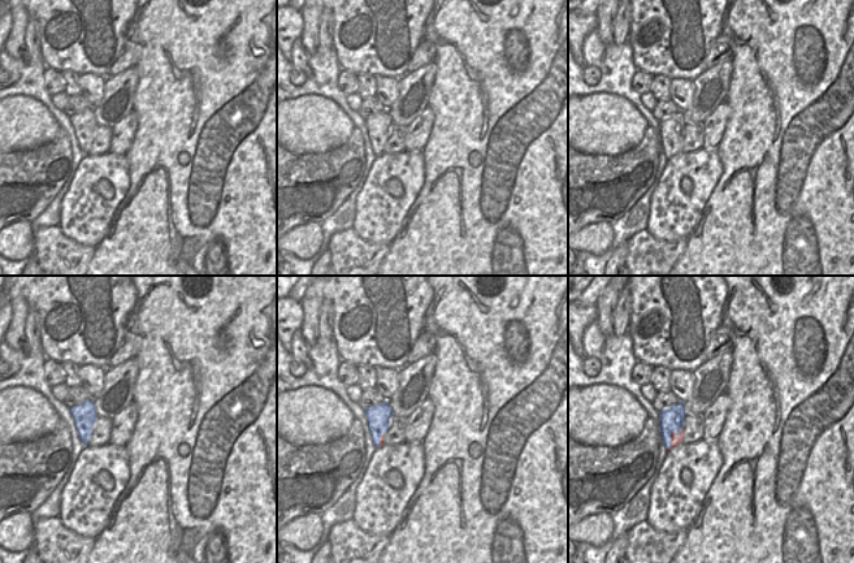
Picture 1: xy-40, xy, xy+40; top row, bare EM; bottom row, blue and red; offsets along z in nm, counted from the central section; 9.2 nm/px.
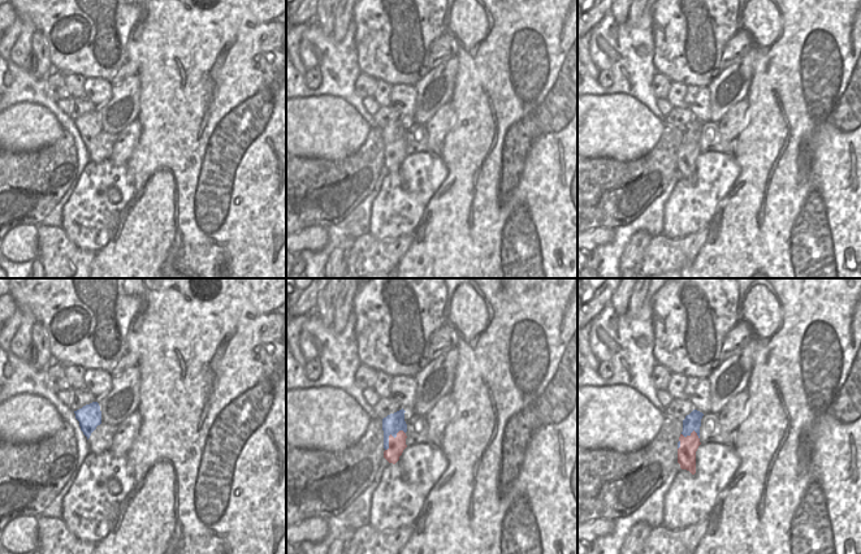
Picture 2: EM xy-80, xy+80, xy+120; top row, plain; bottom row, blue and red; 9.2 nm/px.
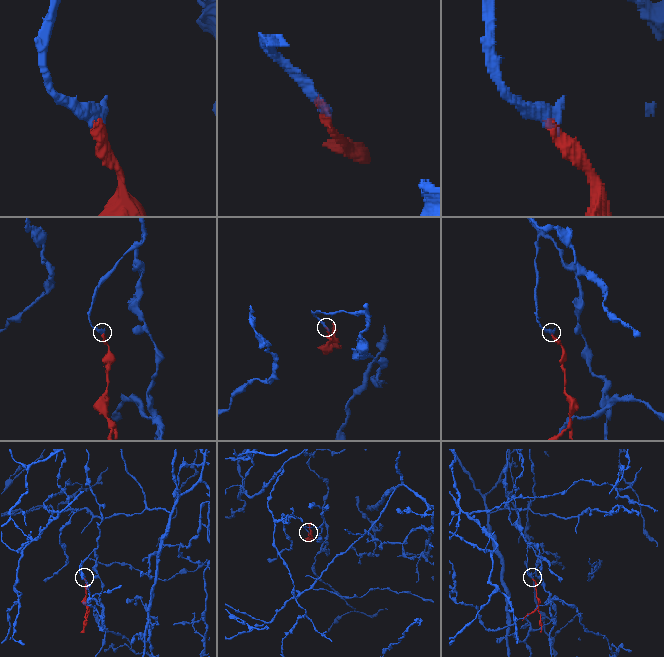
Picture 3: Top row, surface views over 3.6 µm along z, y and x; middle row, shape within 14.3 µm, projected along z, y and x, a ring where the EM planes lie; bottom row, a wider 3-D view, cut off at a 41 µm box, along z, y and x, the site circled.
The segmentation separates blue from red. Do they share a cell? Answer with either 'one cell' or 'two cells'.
two cells

